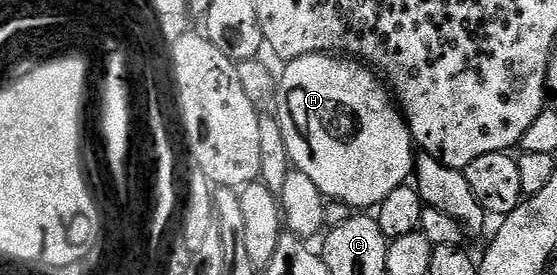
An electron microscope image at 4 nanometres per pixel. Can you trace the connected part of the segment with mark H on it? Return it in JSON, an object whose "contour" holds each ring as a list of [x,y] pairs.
{"contour":[[[311,54],[310,56],[296,58],[283,68],[285,70],[278,74],[278,81],[274,86],[274,103],[276,102],[274,113],[282,128],[282,140],[286,140],[288,160],[295,169],[301,170],[306,176],[310,176],[310,180],[314,180],[314,184],[318,184],[318,188],[323,192],[325,199],[333,202],[344,202],[357,211],[364,212],[369,209],[367,206],[379,207],[380,202],[386,200],[386,196],[390,196],[390,192],[394,192],[394,188],[405,185],[413,177],[417,151],[414,149],[408,124],[404,121],[404,116],[400,113],[387,85],[369,67],[348,56]]]}

